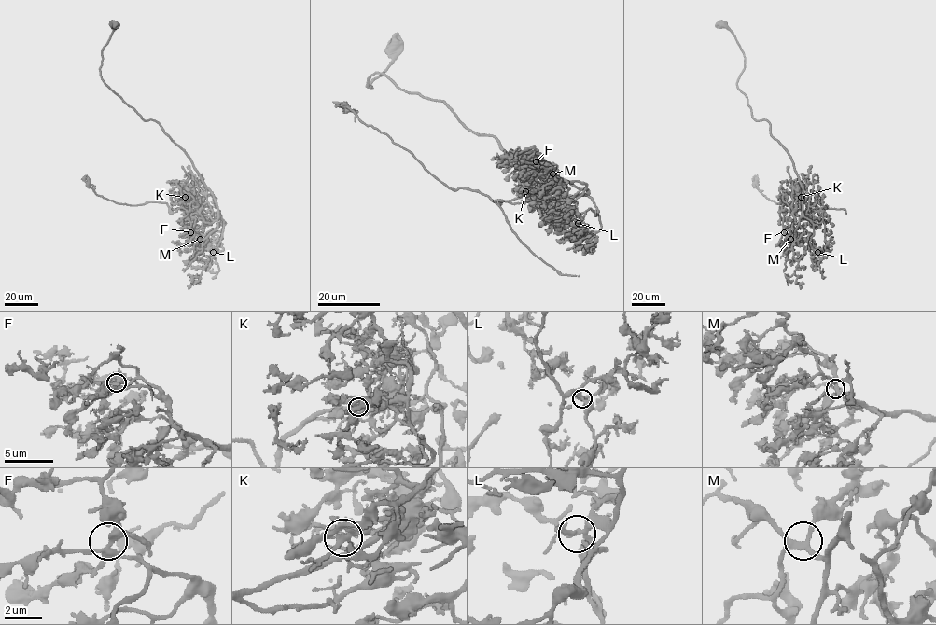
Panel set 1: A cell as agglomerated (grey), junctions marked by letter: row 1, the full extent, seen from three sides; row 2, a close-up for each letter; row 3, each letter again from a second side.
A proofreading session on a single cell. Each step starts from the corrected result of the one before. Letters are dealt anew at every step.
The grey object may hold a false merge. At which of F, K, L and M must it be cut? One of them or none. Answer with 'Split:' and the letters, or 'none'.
Split: K

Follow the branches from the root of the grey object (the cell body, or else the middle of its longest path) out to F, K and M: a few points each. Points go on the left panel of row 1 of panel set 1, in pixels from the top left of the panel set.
F: (115, 23), (102, 51), (103, 80), (145, 120), (159, 123), (215, 201), (217, 227), (202, 240), (190, 232)
K: (115, 23), (102, 51), (103, 80), (184, 151), (211, 192), (217, 217), (205, 222), (185, 197)
M: (115, 23), (102, 51), (101, 78), (145, 120), (159, 123), (211, 192), (217, 227), (200, 239)

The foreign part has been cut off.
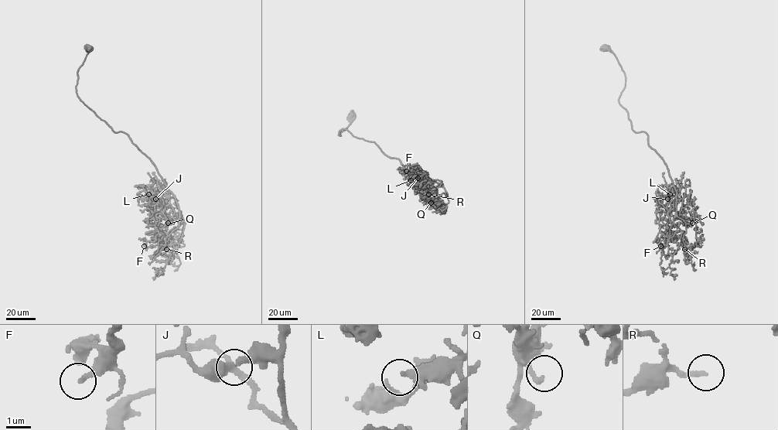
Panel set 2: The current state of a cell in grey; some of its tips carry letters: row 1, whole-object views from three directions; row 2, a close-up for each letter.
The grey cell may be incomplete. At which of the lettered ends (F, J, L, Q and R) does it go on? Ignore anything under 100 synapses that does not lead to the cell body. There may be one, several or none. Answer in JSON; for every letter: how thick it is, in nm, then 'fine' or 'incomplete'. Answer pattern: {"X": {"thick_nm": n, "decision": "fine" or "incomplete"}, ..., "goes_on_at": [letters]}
{"F": {"thick_nm": 240, "decision": "fine"}, "J": {"thick_nm": 320, "decision": "fine"}, "L": {"thick_nm": 360, "decision": "fine"}, "Q": {"thick_nm": 190, "decision": "fine"}, "R": {"thick_nm": 200, "decision": "fine"}, "goes_on_at": []}

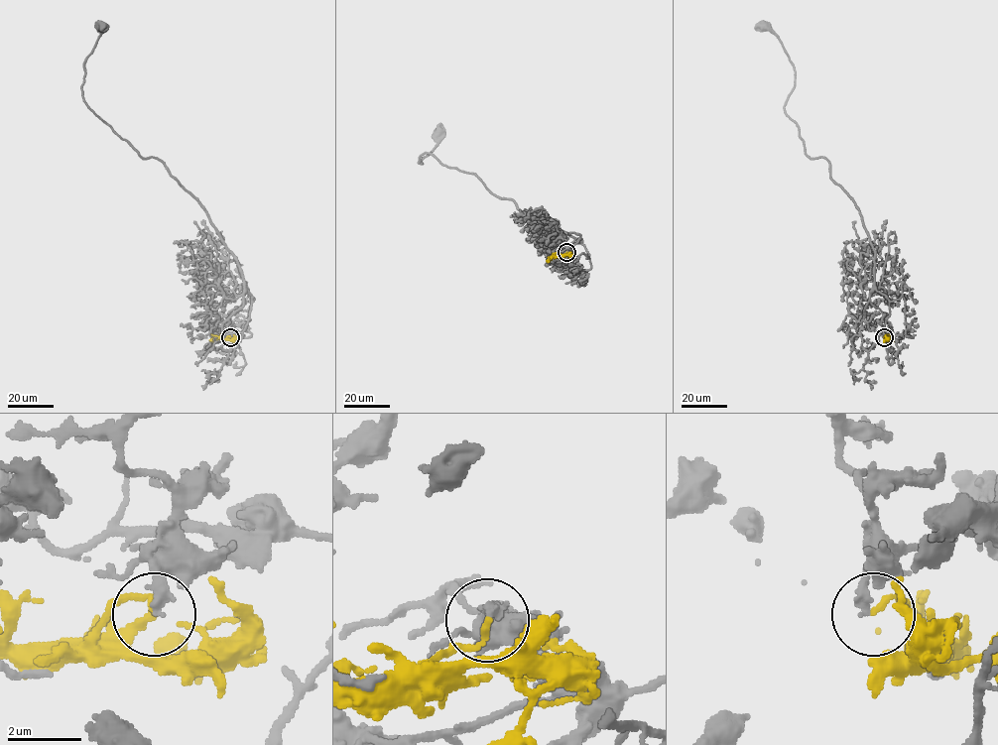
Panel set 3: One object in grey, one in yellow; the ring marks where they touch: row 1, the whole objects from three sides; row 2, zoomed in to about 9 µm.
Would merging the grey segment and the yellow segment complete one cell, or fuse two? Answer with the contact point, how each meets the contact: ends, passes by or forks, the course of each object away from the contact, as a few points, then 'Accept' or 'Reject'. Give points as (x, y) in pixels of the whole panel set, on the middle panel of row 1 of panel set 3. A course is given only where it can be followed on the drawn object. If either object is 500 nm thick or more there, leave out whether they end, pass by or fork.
Place: (566, 252). At the ring grey ends. At the ring yellow ends. Course of grey: (566, 252), (580, 239), (565, 243), (474, 173), (446, 167), (431, 154), (419, 163), (439, 132). Course of yellow: (566, 252), (549, 259). Reject

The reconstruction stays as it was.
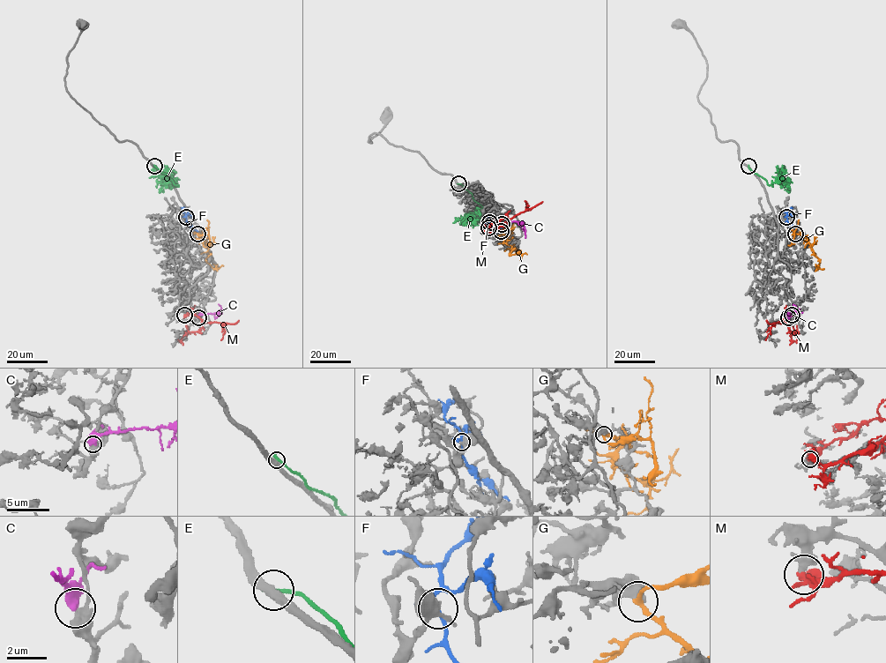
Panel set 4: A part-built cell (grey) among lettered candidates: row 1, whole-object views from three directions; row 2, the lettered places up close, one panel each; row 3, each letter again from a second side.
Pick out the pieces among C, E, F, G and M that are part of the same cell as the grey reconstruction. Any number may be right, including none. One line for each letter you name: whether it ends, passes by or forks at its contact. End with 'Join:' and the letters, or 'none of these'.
Join: none of these

